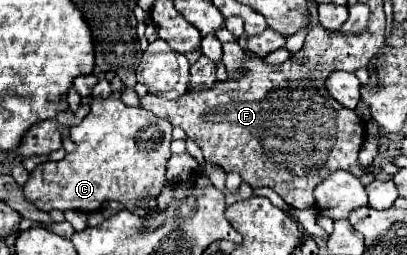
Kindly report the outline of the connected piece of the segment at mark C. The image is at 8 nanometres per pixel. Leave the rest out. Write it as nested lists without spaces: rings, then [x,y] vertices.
[[[118,98],[92,100],[90,114],[74,128],[70,138],[76,144],[74,154],[60,162],[38,164],[28,182],[24,196],[40,210],[80,210],[96,212],[104,202],[122,202],[134,214],[156,210],[156,196],[162,192],[166,178],[164,166],[170,158],[172,124],[150,114],[148,110],[126,106]]]

